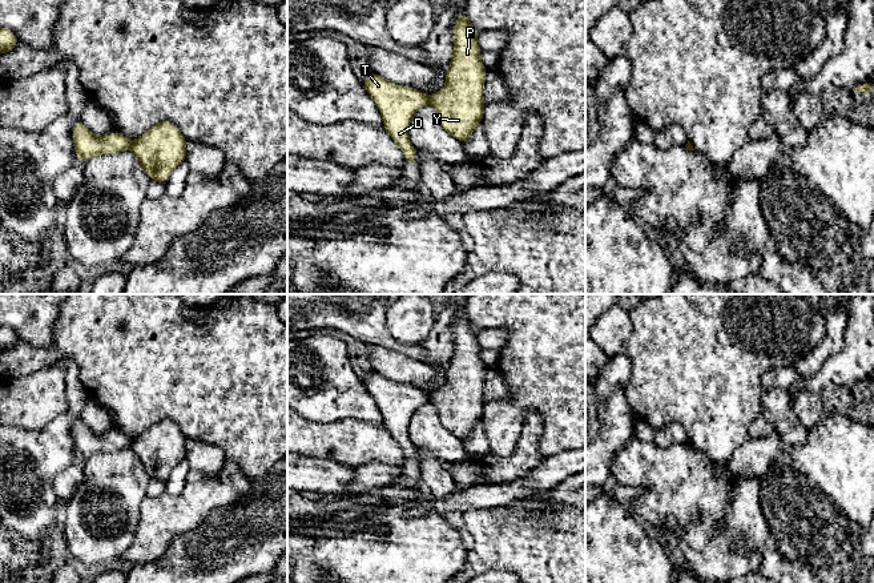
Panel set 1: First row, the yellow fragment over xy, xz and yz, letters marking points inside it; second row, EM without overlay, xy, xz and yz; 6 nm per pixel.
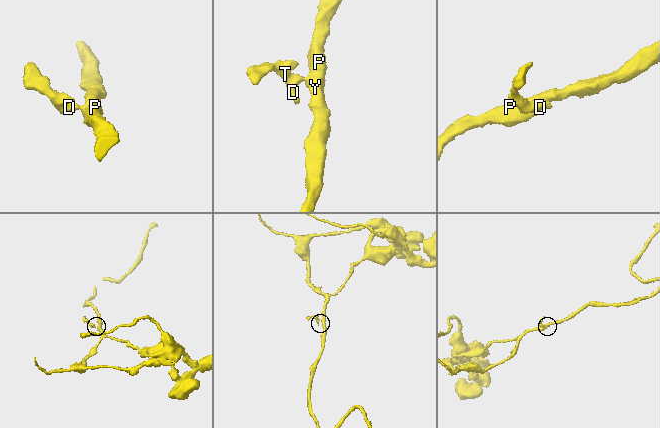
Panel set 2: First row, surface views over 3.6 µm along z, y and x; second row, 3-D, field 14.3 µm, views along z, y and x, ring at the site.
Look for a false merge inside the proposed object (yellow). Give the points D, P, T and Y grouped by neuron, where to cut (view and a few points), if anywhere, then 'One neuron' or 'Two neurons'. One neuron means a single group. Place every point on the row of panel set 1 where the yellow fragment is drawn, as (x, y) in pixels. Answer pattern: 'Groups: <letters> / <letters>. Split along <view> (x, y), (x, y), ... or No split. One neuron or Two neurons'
Groups: D T / P Y. Split along xz (427, 96), (430, 103). Two neurons

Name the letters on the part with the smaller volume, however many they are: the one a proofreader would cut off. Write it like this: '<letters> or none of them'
D, T

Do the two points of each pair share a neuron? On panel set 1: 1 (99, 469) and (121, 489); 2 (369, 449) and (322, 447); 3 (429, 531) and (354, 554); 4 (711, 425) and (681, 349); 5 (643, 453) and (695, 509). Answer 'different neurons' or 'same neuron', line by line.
1: same neuron
2: same neuron
3: same neuron
4: same neuron
5: same neuron

